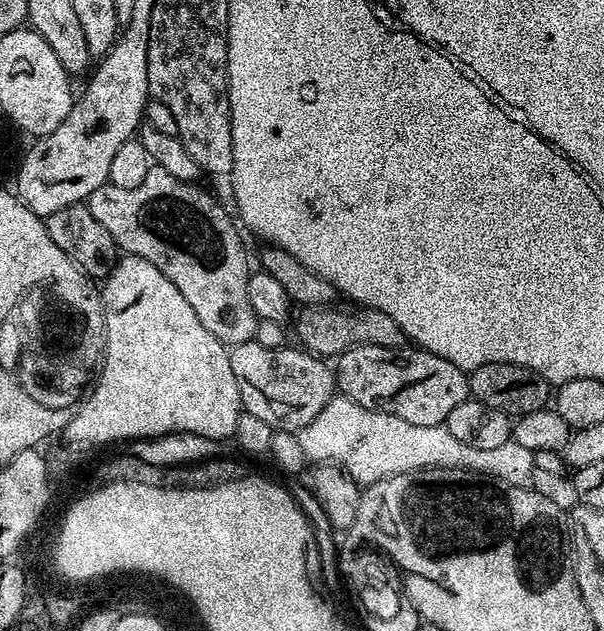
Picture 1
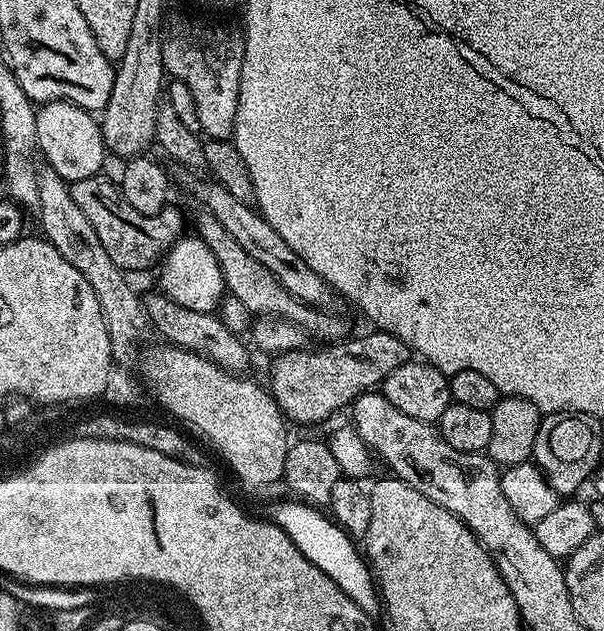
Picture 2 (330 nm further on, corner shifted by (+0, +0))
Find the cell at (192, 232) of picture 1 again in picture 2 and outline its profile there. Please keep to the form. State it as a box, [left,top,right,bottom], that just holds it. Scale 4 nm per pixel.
[71,174,185,274]

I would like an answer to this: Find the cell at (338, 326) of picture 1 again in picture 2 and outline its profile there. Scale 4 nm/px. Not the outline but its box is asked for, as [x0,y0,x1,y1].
[195,210,349,342]

